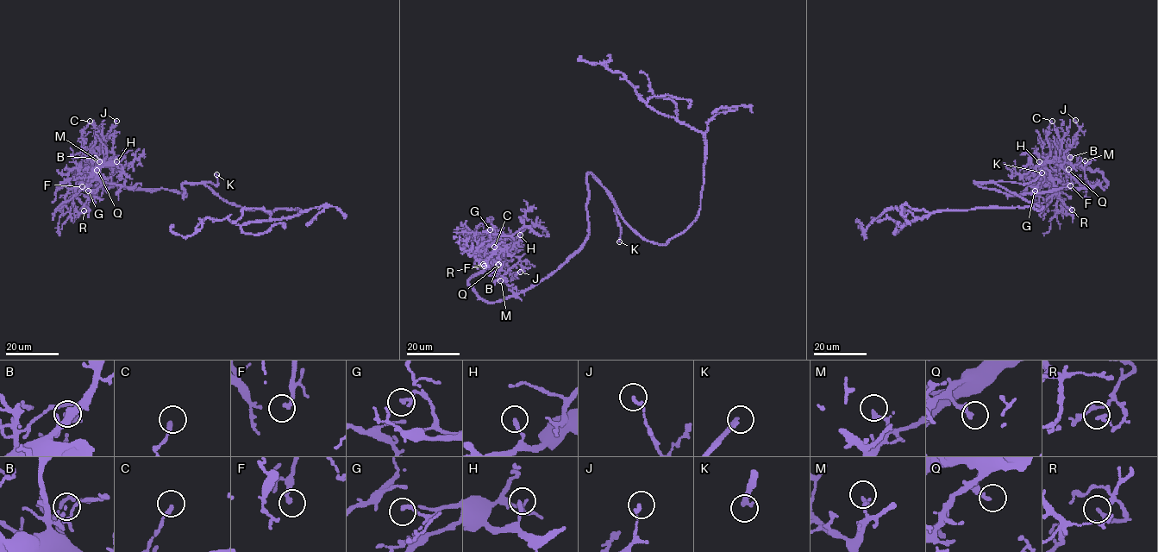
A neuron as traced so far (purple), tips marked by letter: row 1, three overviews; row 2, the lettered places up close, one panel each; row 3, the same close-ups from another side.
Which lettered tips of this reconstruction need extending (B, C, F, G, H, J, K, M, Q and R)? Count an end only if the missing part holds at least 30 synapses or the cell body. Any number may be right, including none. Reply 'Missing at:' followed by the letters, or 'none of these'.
Missing at: F, K

